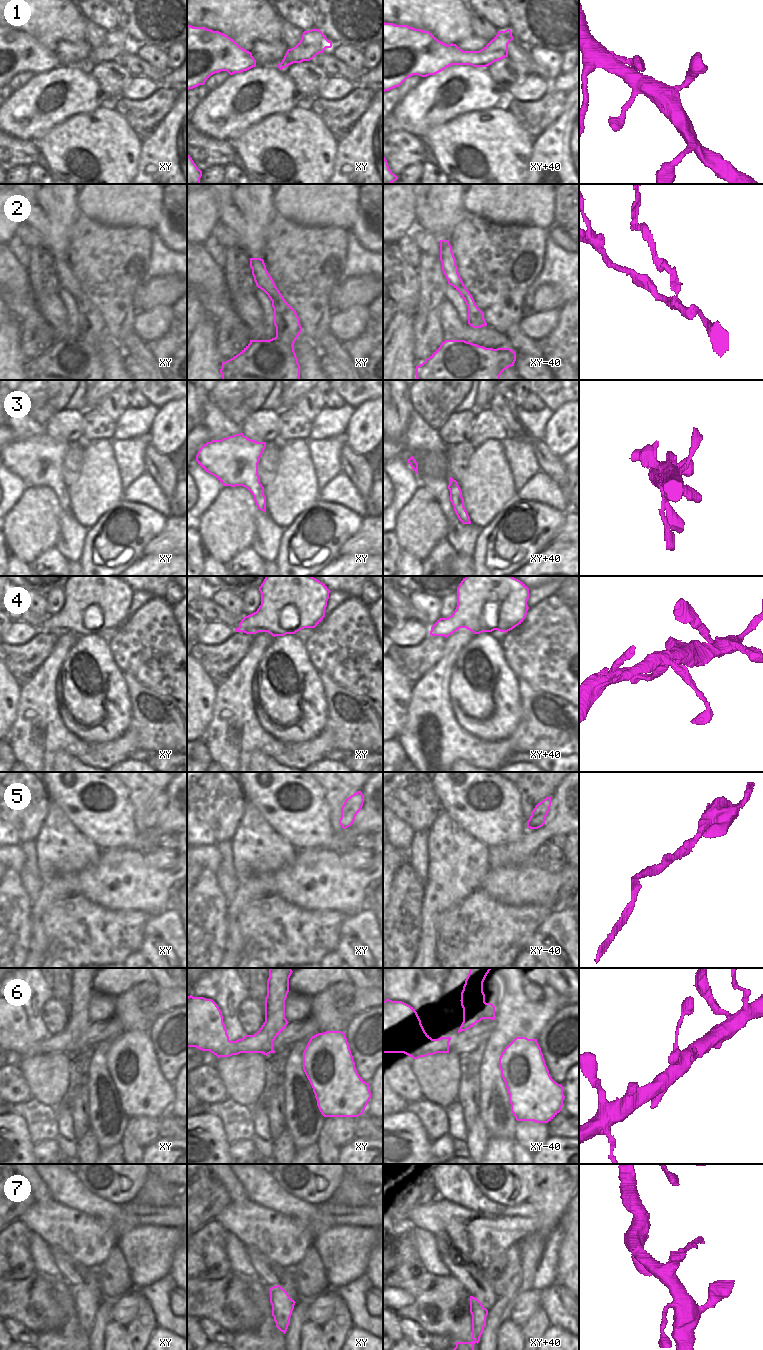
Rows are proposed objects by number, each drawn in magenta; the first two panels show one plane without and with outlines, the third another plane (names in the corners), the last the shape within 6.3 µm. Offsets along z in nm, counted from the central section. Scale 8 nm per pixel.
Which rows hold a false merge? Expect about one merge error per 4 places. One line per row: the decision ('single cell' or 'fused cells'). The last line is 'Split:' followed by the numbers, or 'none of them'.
1: single cell
2: fused cells
3: single cell
4: single cell
5: single cell
6: single cell
7: single cell
Split: 2

